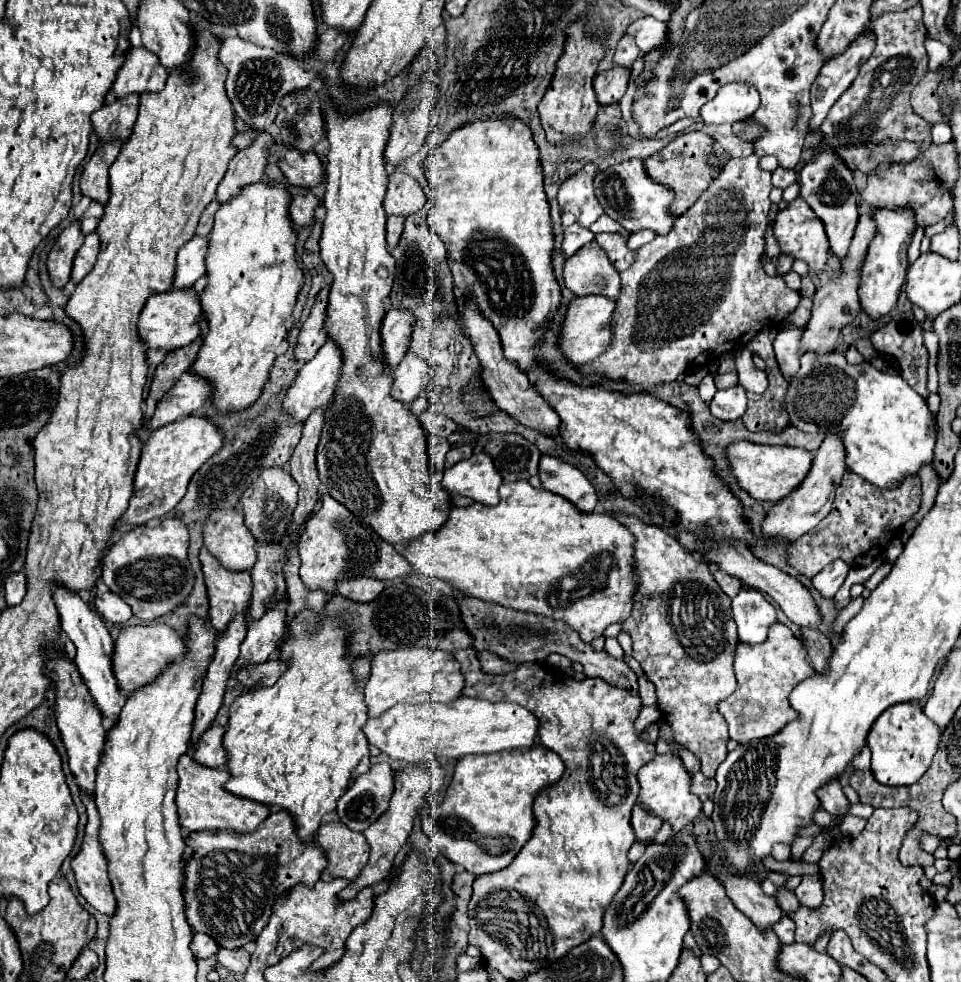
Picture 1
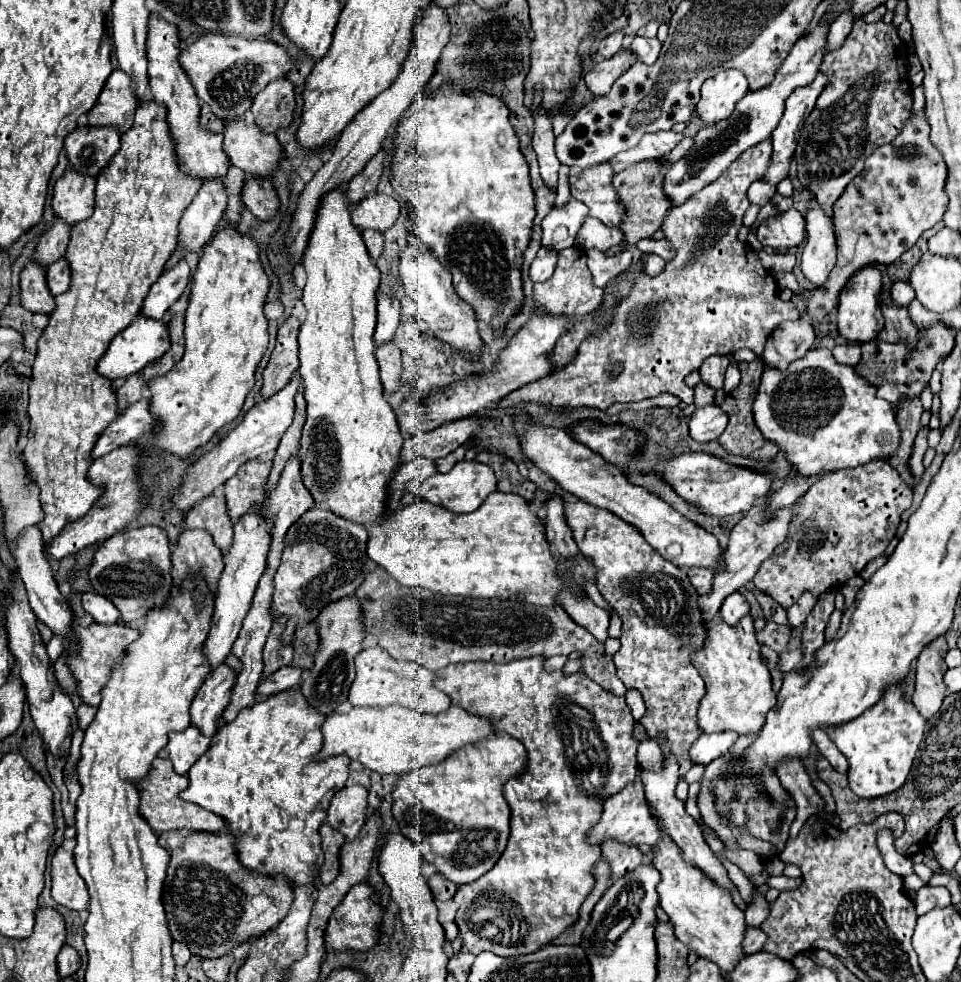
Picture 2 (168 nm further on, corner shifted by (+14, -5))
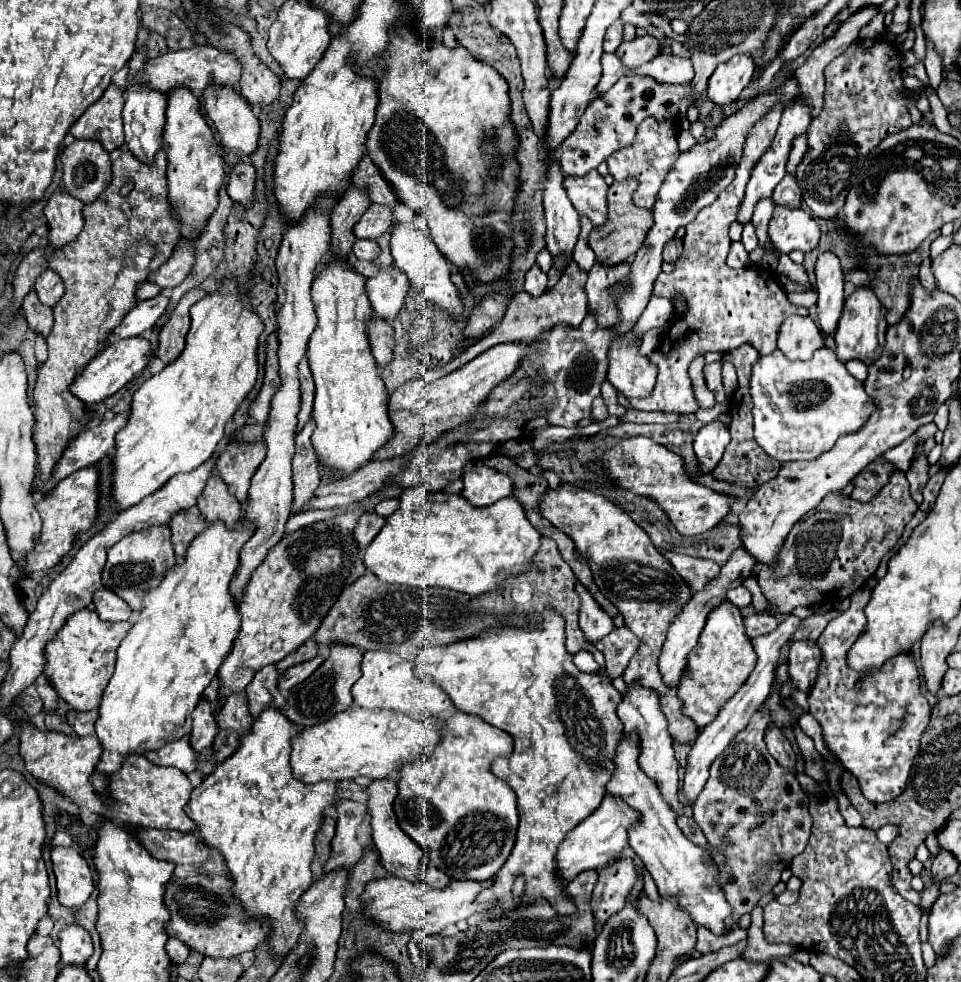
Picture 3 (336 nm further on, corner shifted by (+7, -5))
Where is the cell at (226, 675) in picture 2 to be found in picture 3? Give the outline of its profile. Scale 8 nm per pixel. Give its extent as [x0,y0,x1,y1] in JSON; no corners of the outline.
[189,700,217,752]

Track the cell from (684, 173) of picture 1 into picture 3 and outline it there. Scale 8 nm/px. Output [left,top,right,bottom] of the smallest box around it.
[587,180,653,266]

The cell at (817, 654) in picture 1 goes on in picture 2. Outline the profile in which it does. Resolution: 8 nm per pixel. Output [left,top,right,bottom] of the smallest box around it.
[758,622,792,654]

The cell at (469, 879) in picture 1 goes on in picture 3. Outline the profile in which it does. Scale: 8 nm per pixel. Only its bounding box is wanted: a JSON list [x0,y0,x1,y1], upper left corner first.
[419,862,451,888]

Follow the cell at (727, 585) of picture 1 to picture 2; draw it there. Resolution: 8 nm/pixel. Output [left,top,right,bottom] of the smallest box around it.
[688,568,714,594]

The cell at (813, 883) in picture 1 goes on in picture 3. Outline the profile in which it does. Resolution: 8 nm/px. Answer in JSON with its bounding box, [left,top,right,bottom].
[765,724,795,770]

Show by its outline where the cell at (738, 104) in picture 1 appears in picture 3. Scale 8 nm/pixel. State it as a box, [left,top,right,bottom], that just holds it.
[707,54,755,106]

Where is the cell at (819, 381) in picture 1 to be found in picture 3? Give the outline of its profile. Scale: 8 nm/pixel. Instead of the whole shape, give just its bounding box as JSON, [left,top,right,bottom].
[749,348,875,460]

